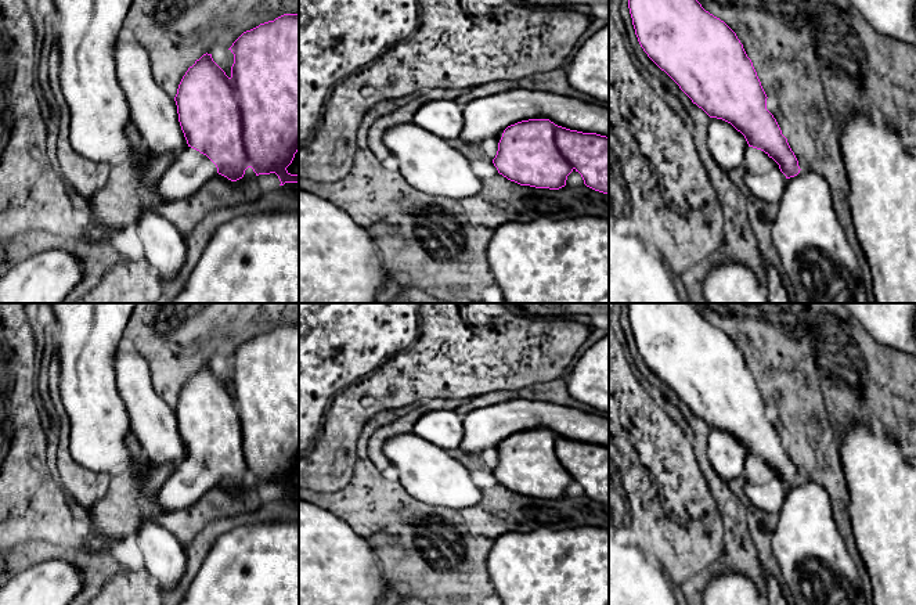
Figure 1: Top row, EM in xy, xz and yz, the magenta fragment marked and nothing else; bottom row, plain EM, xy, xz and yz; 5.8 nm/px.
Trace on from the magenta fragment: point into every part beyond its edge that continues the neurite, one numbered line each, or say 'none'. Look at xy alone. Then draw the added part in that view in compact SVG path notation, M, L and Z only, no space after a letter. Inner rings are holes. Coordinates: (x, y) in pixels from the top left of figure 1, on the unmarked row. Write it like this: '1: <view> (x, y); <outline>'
1: xy (191, 479); M185 457L156 494L165 511L180 511L196 503L217 483L216 475L199 461Z

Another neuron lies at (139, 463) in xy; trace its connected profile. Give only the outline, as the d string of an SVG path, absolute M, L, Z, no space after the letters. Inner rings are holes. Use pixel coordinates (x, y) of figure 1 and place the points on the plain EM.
M133 431L126 437L126 446L129 450L129 471L134 475L134 480L138 485L144 485L154 469L154 464L141 450Z

